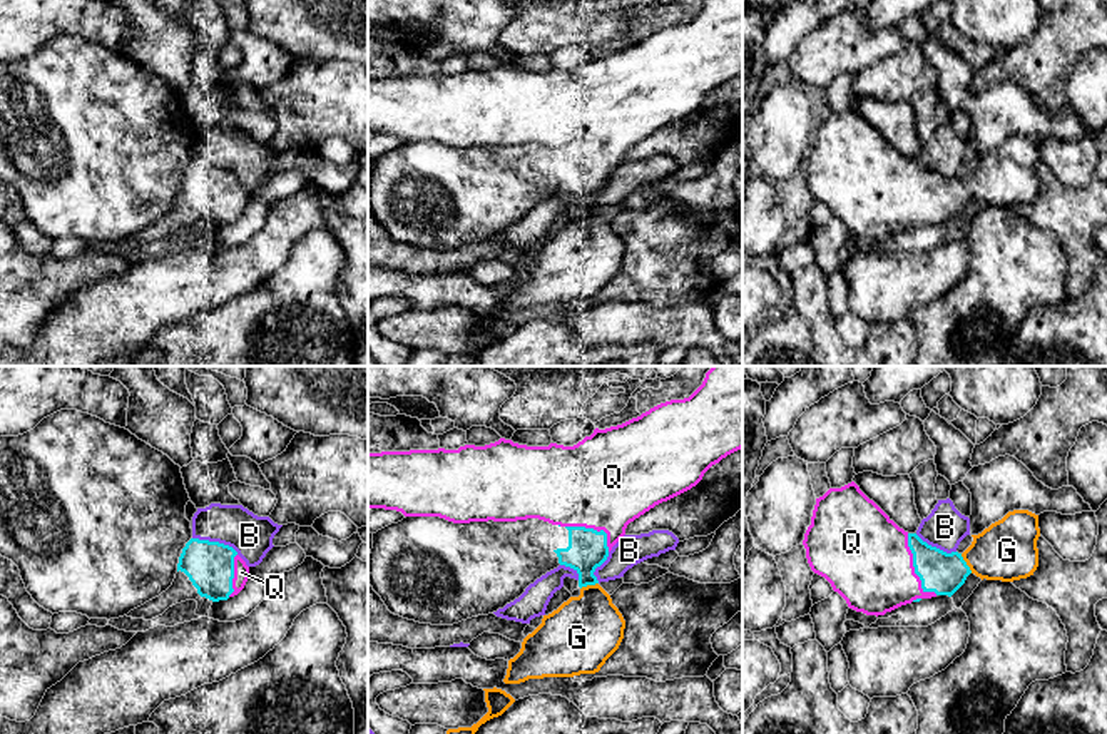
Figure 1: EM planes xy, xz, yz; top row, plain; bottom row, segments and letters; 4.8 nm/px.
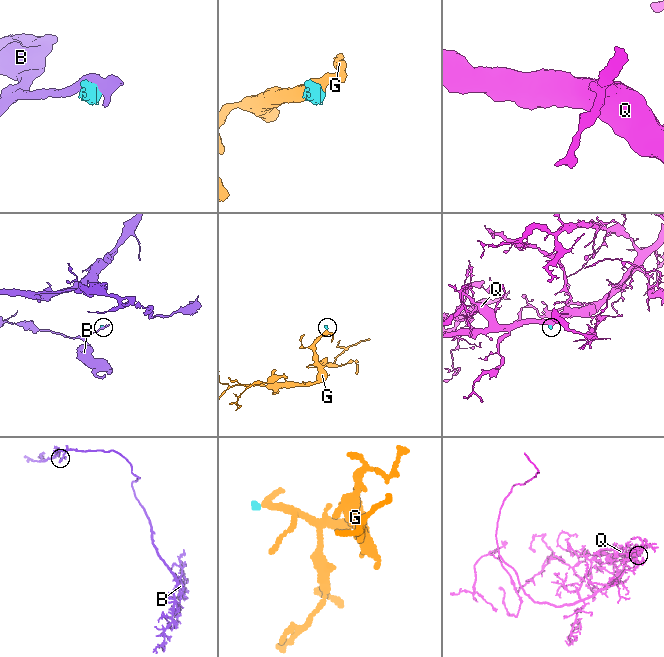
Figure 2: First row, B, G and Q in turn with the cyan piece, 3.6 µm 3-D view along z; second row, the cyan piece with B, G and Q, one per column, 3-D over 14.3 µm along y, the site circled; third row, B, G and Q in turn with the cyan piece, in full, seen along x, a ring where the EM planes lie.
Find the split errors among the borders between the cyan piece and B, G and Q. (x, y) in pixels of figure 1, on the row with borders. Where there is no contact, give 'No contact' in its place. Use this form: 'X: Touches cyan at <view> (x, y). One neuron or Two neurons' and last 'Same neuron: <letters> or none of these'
B: Touches cyan at xy (216, 542). Two neurons
G: Touches cyan at yz (965, 564). One neuron
Q: Touches cyan at yz (915, 569). One neuron
Same neuron: G, Q

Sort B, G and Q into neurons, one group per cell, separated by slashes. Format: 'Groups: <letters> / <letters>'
Groups: B / G Q

